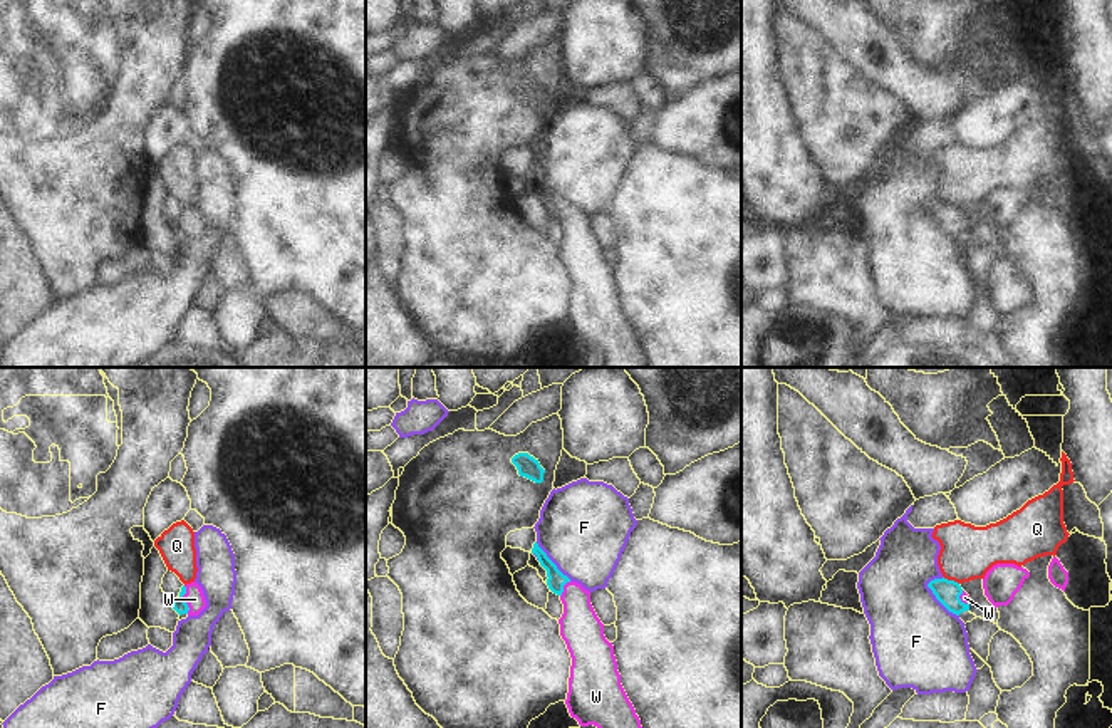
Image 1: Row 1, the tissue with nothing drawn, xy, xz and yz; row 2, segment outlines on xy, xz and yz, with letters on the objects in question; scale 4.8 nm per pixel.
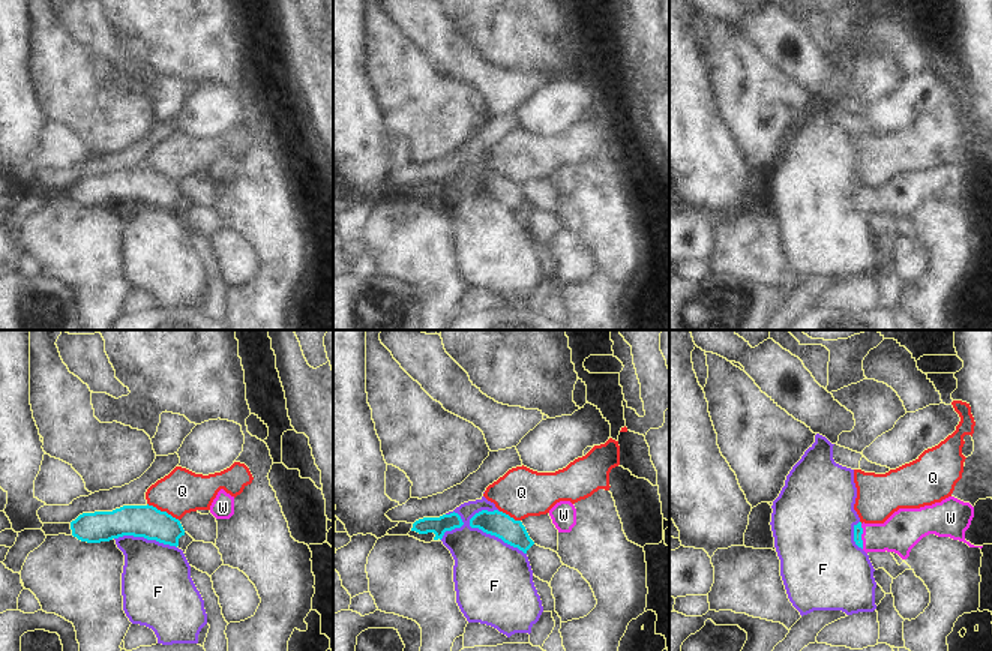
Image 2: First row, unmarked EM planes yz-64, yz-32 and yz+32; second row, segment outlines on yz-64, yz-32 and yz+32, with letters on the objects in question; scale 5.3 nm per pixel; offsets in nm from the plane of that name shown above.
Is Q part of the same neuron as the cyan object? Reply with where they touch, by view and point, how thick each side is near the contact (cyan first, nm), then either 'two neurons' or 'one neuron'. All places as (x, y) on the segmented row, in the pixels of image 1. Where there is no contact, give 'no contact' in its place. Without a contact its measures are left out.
contact yz (951, 581); calibres 120 and 260 nm; two neurons

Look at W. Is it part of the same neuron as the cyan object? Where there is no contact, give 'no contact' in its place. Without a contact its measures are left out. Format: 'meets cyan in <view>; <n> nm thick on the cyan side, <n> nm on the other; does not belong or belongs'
meets cyan in xy; 70 nm thick on the cyan side, 90 nm on the other; belongs

